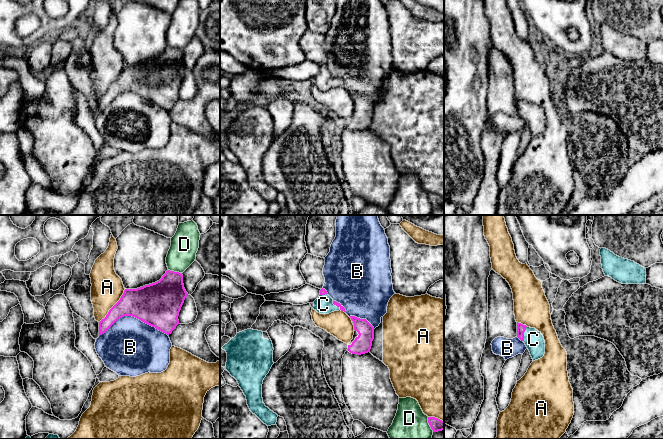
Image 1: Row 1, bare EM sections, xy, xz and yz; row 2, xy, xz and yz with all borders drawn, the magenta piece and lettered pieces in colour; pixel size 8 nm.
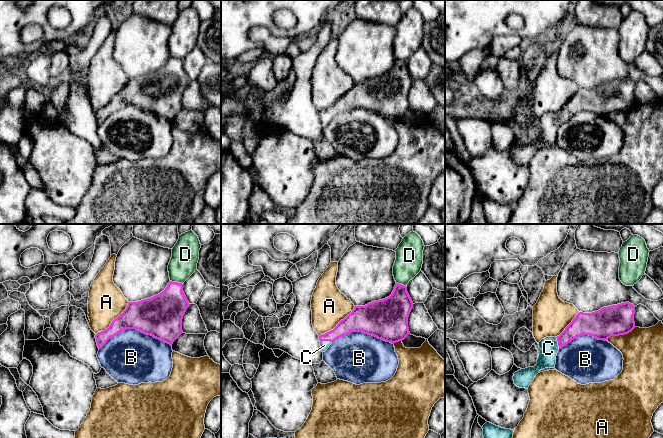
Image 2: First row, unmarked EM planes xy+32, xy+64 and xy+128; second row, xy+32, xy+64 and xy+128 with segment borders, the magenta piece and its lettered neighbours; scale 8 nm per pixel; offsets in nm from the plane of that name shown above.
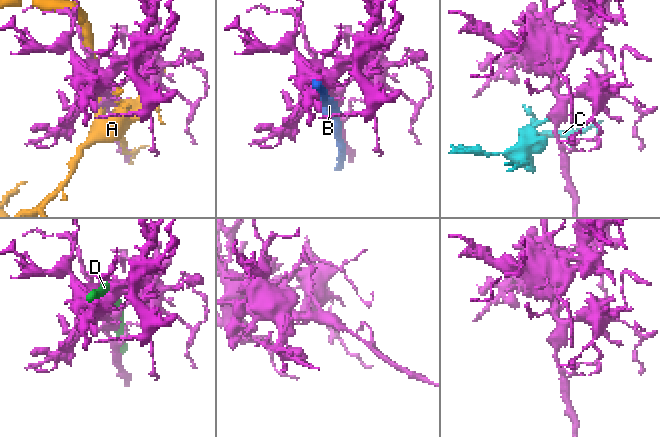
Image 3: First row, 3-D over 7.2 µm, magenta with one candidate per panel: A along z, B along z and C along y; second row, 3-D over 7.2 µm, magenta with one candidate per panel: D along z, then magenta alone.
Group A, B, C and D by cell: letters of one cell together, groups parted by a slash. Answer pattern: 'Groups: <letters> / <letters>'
Groups: A / B / C / D

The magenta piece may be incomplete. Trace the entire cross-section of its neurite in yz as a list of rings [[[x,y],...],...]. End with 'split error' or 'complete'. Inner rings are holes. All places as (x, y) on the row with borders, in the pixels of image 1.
[[[517,322],[517,337],[525,343],[533,361],[544,356],[545,340],[541,332]]]; split error

